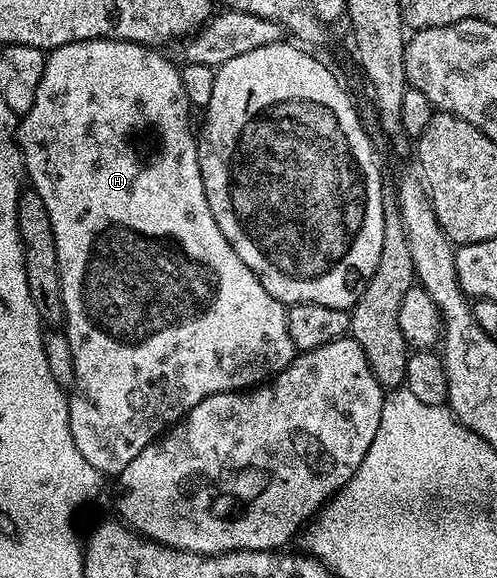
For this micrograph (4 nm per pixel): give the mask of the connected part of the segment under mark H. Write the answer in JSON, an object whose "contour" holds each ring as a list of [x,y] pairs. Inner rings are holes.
{"contour":[[[120,39],[73,41],[69,45],[61,45],[57,49],[46,52],[45,73],[41,73],[41,85],[37,85],[37,97],[33,97],[33,105],[17,123],[17,138],[19,151],[23,155],[25,175],[30,186],[41,197],[41,201],[49,213],[49,225],[53,225],[53,241],[57,245],[57,269],[61,277],[61,301],[63,302],[62,326],[65,328],[65,334],[69,341],[69,349],[73,351],[73,373],[75,374],[75,385],[67,400],[69,429],[73,433],[73,442],[77,444],[77,450],[81,452],[81,457],[85,457],[85,461],[89,461],[89,465],[93,465],[93,469],[97,469],[104,477],[118,475],[121,469],[125,469],[125,465],[129,465],[129,461],[133,461],[133,457],[137,457],[137,453],[141,453],[141,449],[145,449],[145,445],[149,445],[155,438],[164,434],[168,428],[178,423],[205,397],[219,395],[222,391],[242,391],[262,385],[272,377],[281,374],[294,361],[297,354],[293,341],[289,337],[284,304],[278,303],[269,293],[265,293],[265,285],[261,285],[261,281],[257,281],[253,269],[249,269],[249,265],[245,265],[245,261],[241,261],[241,257],[237,257],[237,253],[233,253],[233,245],[229,245],[229,241],[225,241],[225,233],[221,233],[221,229],[217,229],[217,221],[213,221],[213,209],[209,209],[209,201],[205,197],[205,189],[201,181],[197,135],[193,127],[191,131],[191,123],[187,120],[191,115],[191,99],[187,96],[187,87],[183,84],[178,69],[165,56],[158,55],[159,53],[158,50],[145,47],[142,43],[130,43]],[[138,131],[148,131],[151,134],[152,151],[144,159],[142,153],[135,148],[134,139]]]}

